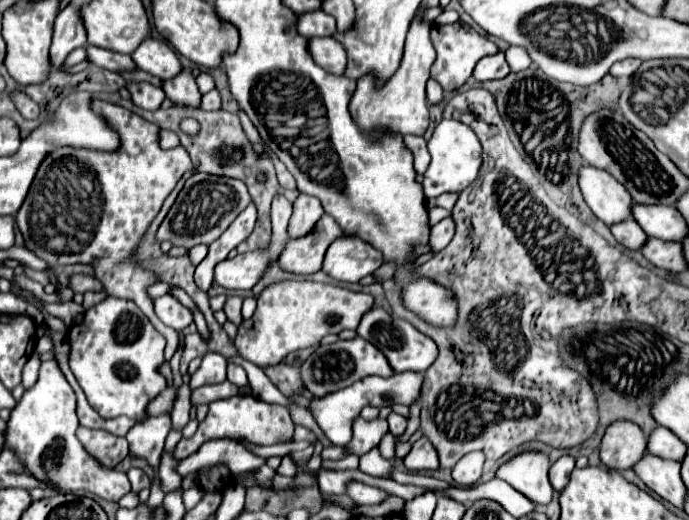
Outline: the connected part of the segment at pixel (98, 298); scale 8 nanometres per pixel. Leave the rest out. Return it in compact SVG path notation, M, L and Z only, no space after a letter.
M87 291L87 293L85 293L85 301L83 301L83 307L85 307L85 309L91 309L93 305L101 303L105 297L109 297L105 291Z

